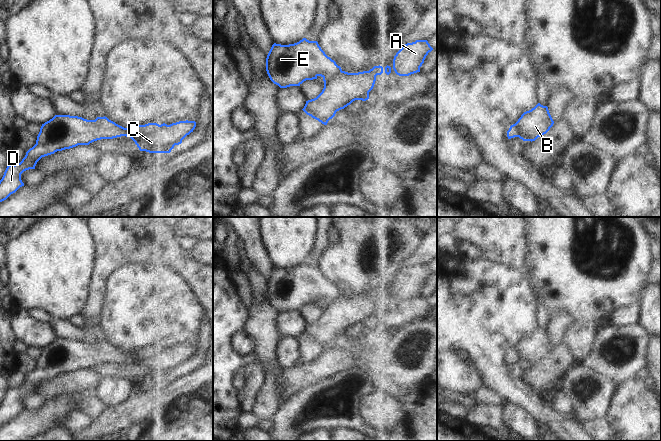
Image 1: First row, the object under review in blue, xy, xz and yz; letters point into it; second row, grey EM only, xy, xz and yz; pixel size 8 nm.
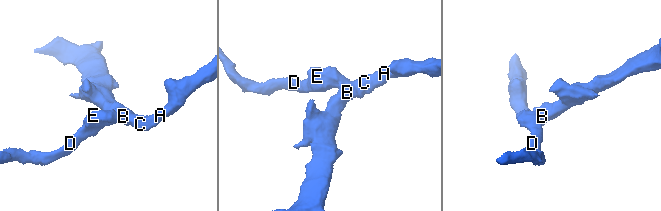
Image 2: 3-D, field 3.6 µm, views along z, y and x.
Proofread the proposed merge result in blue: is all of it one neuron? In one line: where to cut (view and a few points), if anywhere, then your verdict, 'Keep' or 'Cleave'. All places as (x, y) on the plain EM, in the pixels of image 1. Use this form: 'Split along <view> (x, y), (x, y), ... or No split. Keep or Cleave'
Split along xz (341, 294), (323, 303). Cleave

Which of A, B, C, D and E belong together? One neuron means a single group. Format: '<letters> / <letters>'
A B C / D E

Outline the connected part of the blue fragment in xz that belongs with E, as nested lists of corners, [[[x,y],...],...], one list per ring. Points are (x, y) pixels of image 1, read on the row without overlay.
[[[303,262],[297,267],[274,267],[266,282],[266,295],[270,304],[280,312],[300,310],[306,304],[334,299],[342,295],[328,281],[317,265]]]

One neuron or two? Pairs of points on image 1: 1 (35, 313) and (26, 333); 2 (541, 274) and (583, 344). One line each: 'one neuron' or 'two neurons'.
1: two neurons
2: two neurons

